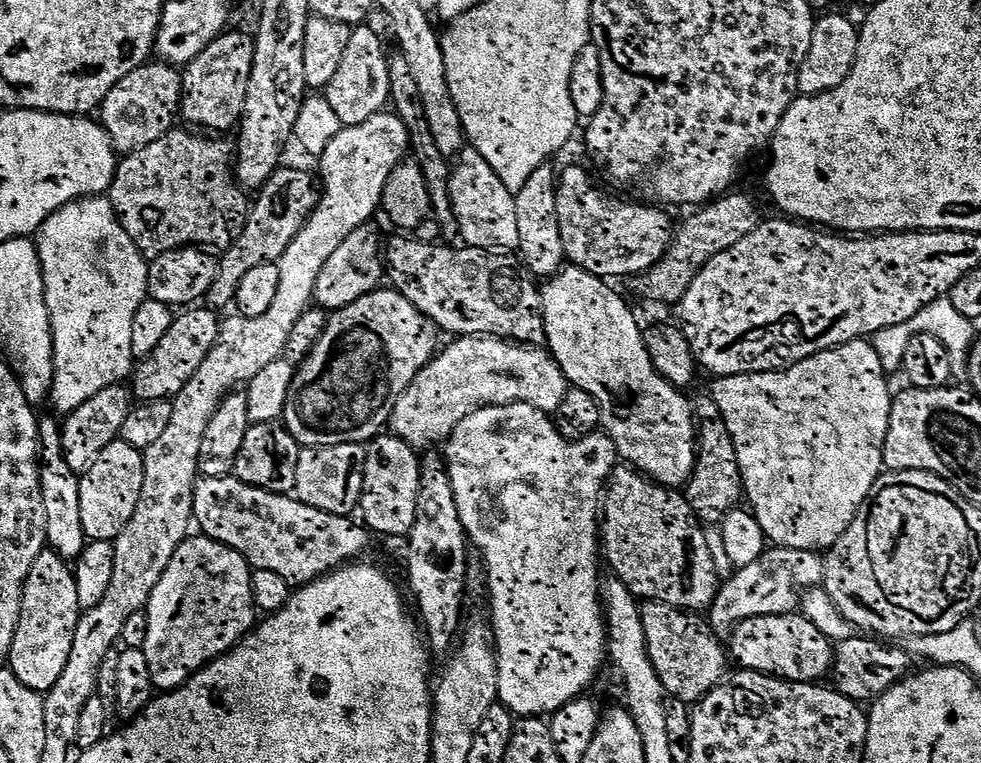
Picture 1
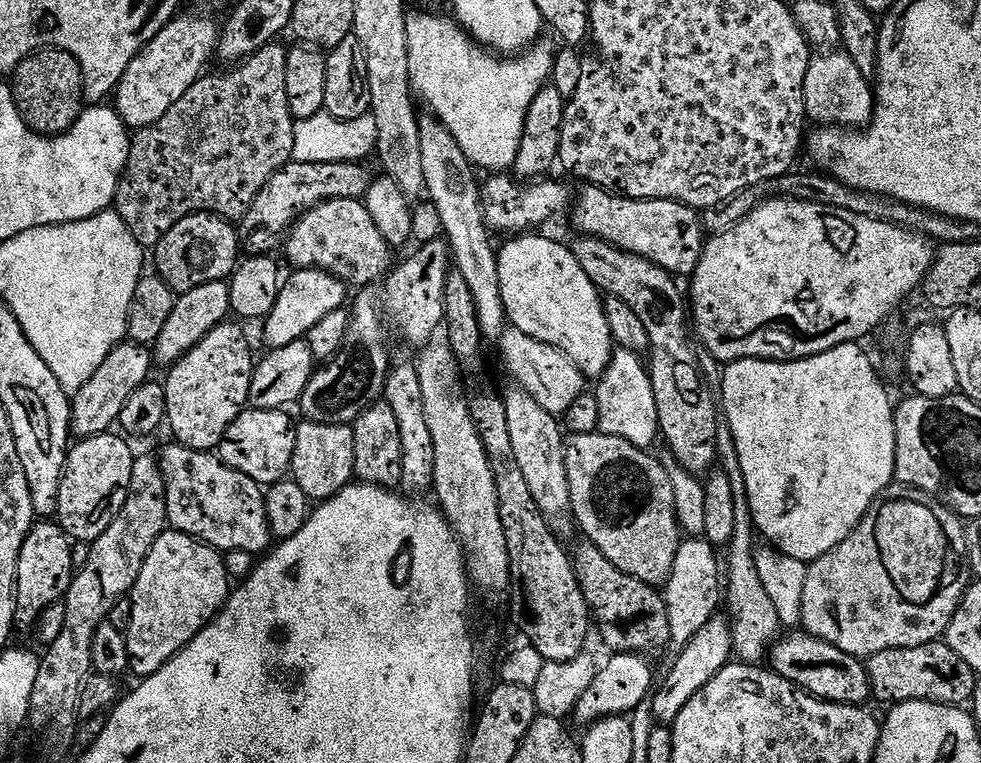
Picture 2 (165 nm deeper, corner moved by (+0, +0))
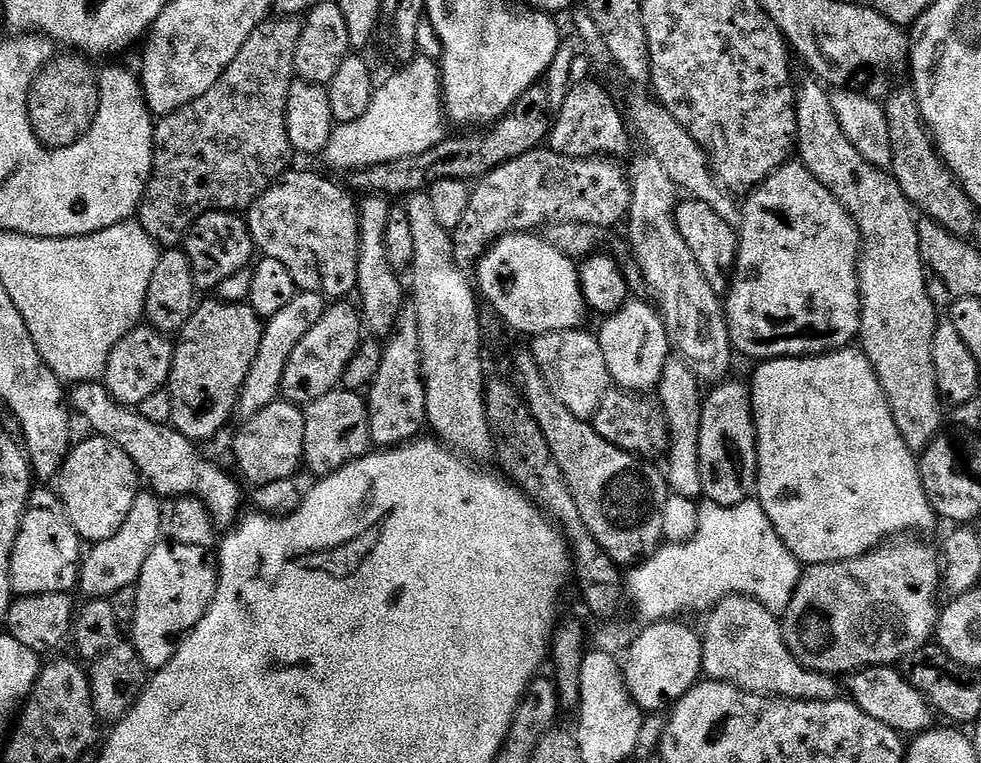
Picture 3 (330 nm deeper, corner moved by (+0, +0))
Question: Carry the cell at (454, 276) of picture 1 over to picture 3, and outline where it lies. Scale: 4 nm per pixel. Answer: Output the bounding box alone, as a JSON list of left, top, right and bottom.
[246,170,360,298]

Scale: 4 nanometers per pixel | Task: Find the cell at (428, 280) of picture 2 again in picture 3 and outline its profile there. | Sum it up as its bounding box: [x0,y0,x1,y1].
[450,146,632,266]

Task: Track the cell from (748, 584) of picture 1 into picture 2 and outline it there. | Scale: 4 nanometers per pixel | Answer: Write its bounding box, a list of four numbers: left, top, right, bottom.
[653,615,733,726]

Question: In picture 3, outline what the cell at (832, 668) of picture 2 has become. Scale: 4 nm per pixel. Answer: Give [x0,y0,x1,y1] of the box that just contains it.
[847,666,933,738]

